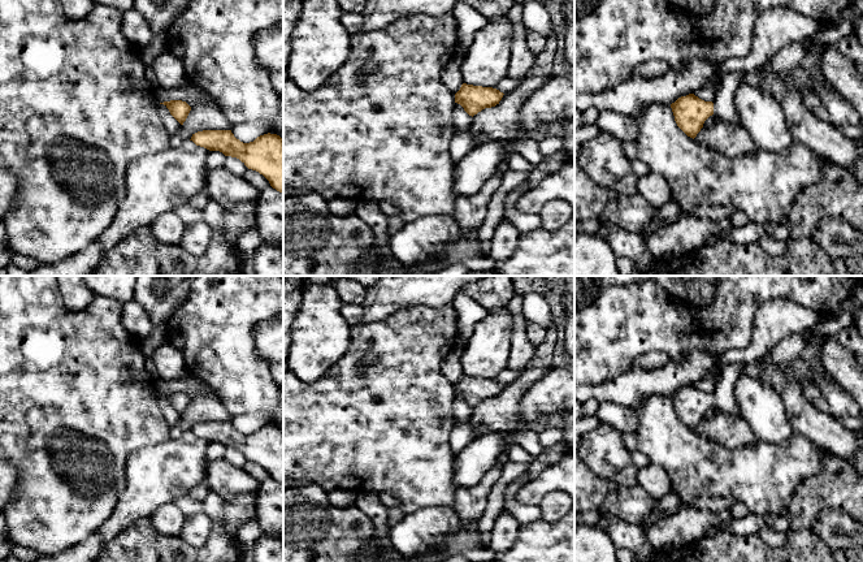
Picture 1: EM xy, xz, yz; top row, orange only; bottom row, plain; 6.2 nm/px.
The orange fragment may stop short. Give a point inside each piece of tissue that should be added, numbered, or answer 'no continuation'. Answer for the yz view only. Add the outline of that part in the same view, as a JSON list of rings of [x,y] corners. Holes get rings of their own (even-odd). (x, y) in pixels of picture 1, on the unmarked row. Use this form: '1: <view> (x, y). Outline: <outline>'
1: yz (724, 401). Outline: [[[736,363],[720,368],[720,379],[714,390],[714,406],[725,414],[740,416],[740,408],[734,399],[734,384],[741,376],[745,364]]]

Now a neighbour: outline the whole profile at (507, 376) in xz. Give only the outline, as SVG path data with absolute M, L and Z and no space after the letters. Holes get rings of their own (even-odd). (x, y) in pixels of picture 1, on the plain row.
M506 368L495 377L495 380L503 385L507 385L516 381L522 372L524 371L515 371L515 369Z

